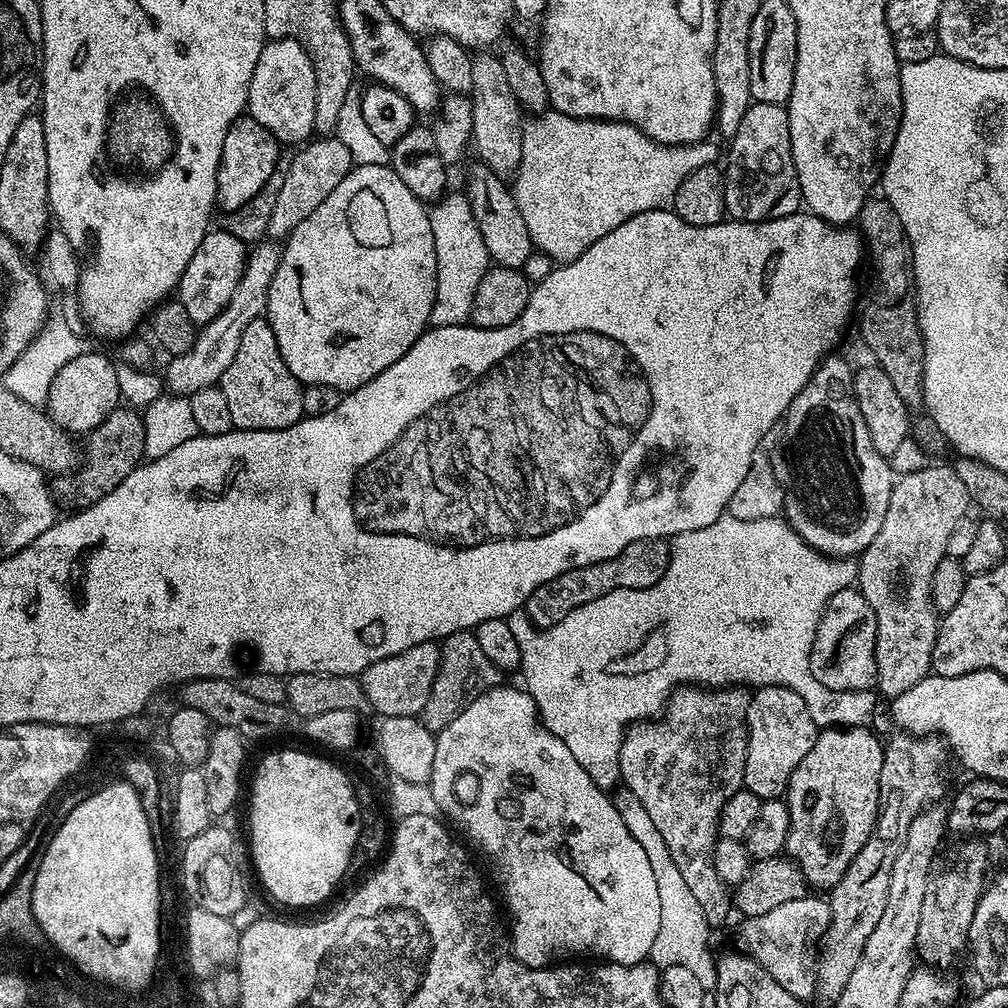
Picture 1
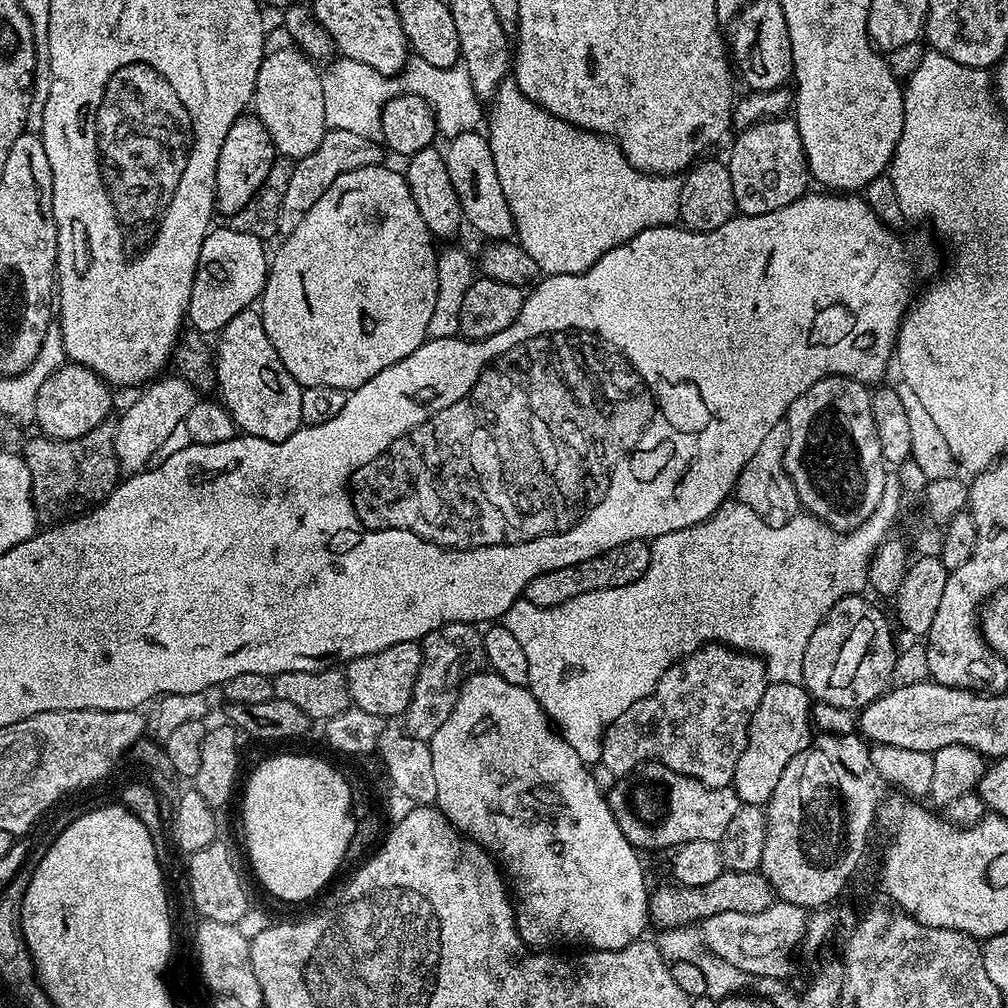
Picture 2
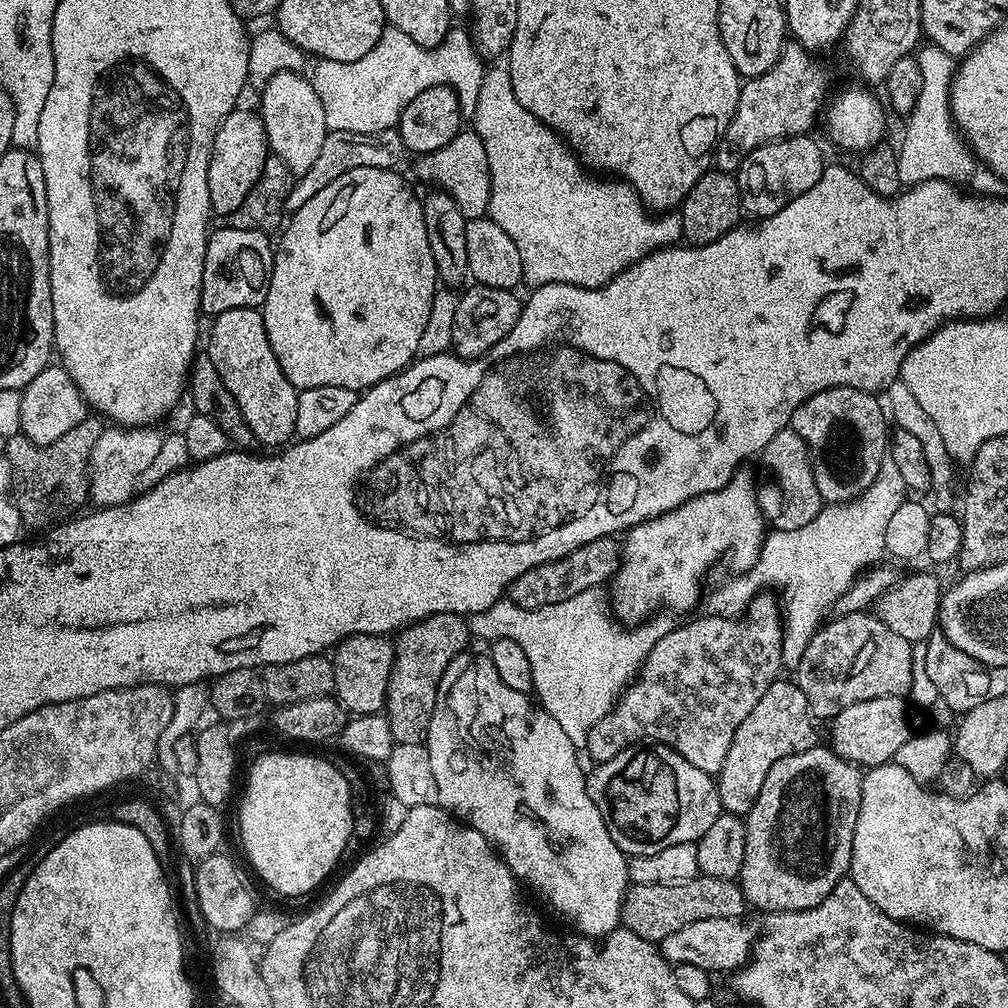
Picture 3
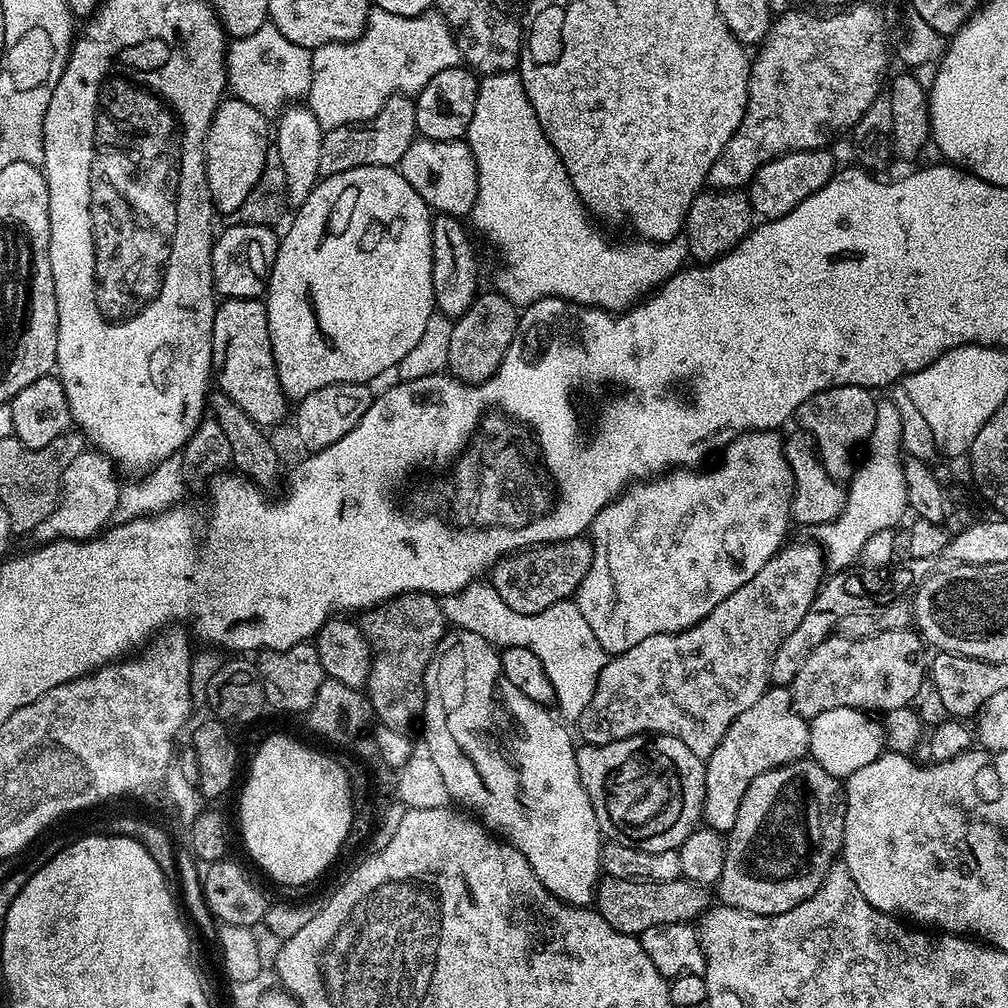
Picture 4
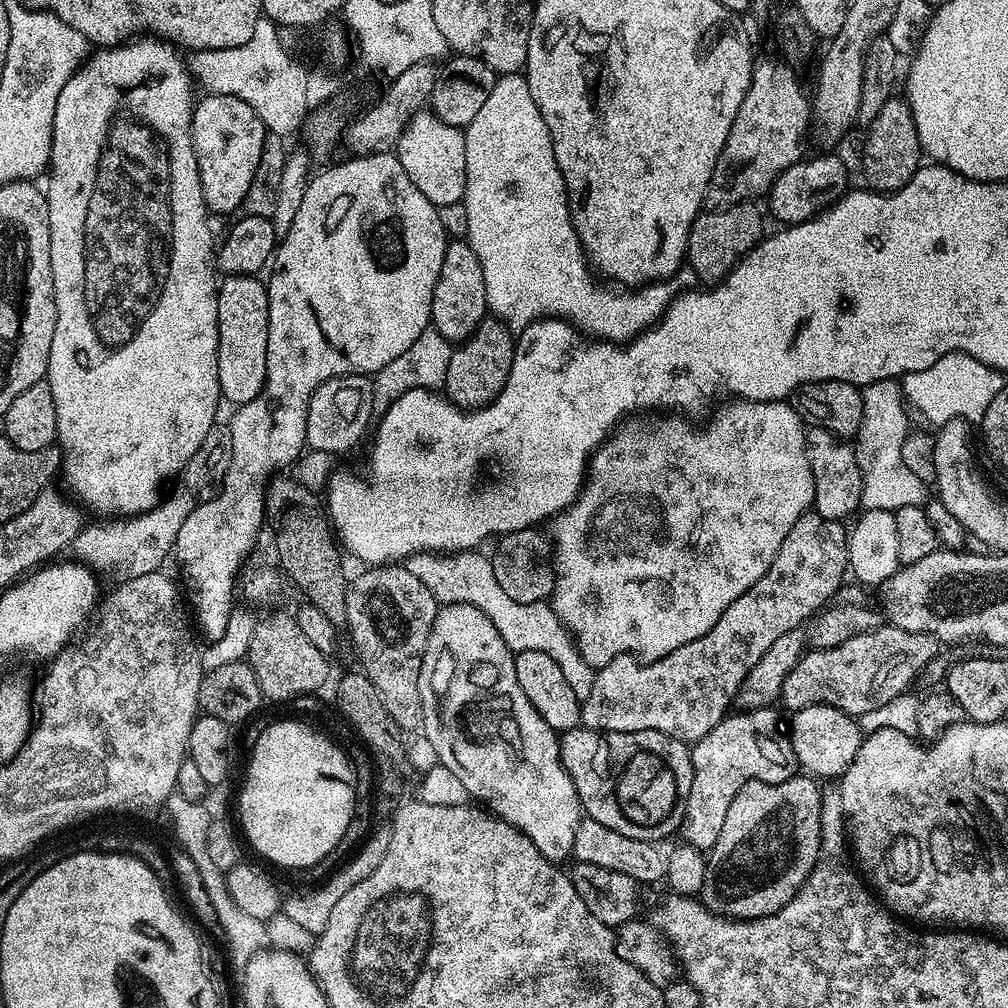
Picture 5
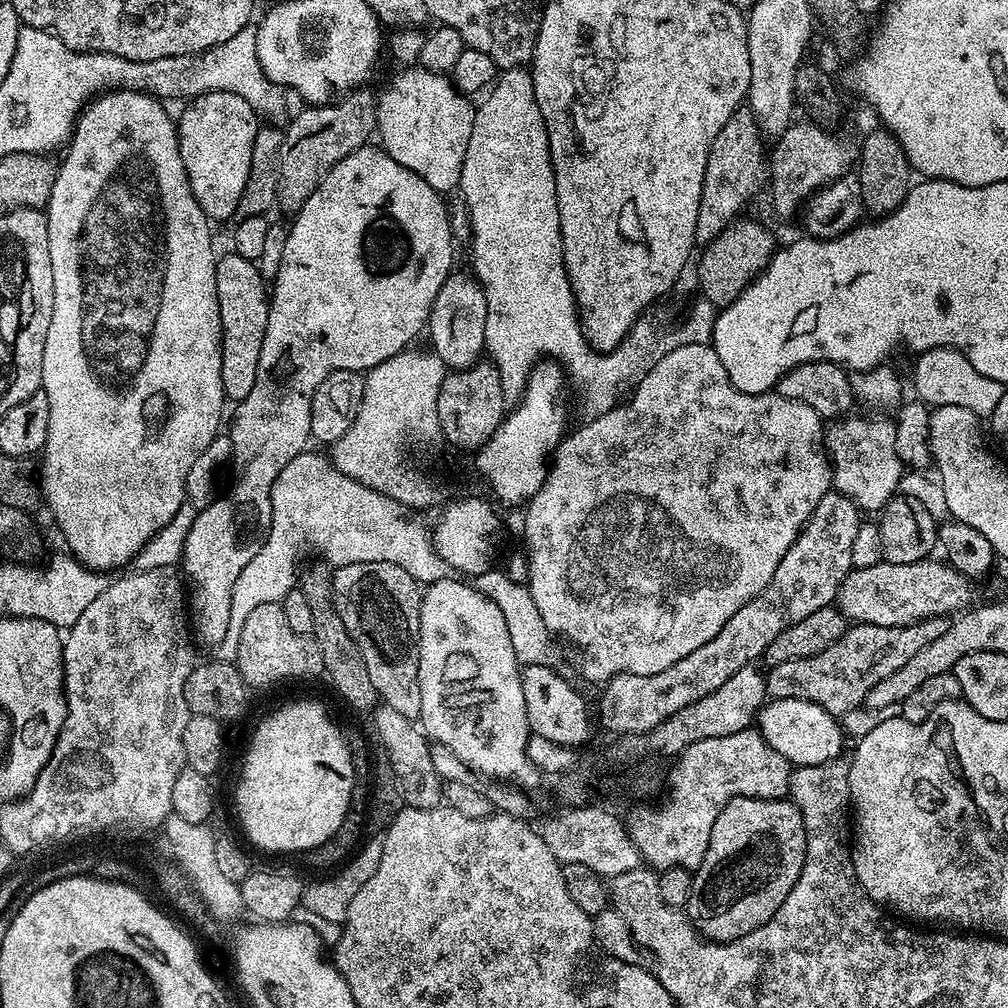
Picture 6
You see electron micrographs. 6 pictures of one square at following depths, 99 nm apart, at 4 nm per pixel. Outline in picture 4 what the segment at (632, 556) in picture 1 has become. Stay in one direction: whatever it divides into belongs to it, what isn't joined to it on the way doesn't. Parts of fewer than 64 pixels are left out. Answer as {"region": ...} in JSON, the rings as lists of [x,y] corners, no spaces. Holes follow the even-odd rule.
{"region":[[[575,536],[552,544],[538,544],[535,548],[525,548],[522,552],[502,557],[490,569],[490,583],[502,602],[513,606],[543,606],[573,599],[591,565],[591,539]]]}

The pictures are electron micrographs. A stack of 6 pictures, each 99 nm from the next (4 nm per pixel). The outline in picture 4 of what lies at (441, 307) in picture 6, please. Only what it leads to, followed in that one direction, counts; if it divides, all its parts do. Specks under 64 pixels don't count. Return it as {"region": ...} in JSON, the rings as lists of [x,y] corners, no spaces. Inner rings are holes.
{"region":[[[459,216],[432,217],[432,281],[436,308],[442,314],[458,317],[476,301],[481,291],[480,264],[476,261],[476,248],[464,229],[465,221]]]}

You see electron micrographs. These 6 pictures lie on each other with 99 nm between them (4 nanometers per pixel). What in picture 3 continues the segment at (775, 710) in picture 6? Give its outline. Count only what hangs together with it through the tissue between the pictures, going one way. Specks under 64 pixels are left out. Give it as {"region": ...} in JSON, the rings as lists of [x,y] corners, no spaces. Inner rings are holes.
{"region":[[[895,696],[870,698],[870,702],[854,702],[854,706],[846,706],[846,710],[830,721],[832,751],[864,770],[894,761],[902,744],[914,733],[914,728],[908,725],[908,708],[904,703],[901,697]]]}

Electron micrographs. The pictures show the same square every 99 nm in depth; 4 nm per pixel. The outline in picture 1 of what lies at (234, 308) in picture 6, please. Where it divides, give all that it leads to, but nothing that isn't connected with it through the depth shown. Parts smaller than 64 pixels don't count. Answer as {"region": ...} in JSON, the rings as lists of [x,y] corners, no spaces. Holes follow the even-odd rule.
{"region":[[[266,318],[250,322],[242,330],[242,342],[238,342],[238,354],[234,362],[222,374],[218,385],[230,405],[230,418],[236,430],[278,430],[294,426],[304,416],[302,398],[304,388],[290,374],[282,354],[278,350],[278,338]]]}

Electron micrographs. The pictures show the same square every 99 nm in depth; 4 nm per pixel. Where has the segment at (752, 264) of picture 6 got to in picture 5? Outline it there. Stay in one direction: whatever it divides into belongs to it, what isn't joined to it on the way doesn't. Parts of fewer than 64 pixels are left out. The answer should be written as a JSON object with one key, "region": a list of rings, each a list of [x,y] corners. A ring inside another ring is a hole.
{"region":[[[752,202],[731,204],[725,208],[701,211],[692,223],[688,239],[687,267],[692,269],[697,281],[712,286],[723,281],[732,267],[752,248],[760,243],[765,235],[764,220],[760,217],[757,205]]]}

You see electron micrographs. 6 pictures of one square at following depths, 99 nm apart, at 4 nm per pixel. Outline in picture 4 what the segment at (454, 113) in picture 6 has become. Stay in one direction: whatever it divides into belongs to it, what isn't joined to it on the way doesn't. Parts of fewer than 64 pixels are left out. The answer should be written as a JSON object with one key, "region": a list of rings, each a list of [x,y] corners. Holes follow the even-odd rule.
{"region":[[[413,140],[410,150],[402,154],[398,171],[418,194],[433,213],[441,216],[459,216],[468,218],[472,215],[474,198],[478,198],[478,166],[474,154],[464,140]]]}

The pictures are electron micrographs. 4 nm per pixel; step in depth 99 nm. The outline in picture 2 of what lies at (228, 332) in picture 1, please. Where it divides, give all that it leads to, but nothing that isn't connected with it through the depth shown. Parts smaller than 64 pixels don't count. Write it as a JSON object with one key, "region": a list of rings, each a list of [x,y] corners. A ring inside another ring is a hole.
{"region":[[[178,374],[161,375],[151,381],[143,389],[140,400],[136,400],[116,420],[116,437],[114,450],[120,463],[120,471],[124,474],[143,472],[153,463],[152,455],[160,448],[161,457],[178,454],[192,443],[190,430],[186,430],[184,419],[190,410],[194,410],[198,393],[190,382],[186,382]]]}

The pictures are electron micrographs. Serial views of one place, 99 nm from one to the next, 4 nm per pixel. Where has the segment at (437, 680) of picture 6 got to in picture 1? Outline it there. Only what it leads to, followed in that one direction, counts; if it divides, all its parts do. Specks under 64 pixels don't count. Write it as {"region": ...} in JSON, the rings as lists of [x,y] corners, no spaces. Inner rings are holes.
{"region":[[[520,686],[492,688],[478,698],[474,698],[474,702],[470,702],[470,706],[466,706],[466,710],[462,710],[462,714],[458,714],[458,718],[450,722],[450,726],[435,733],[435,737],[434,766],[430,781],[434,802],[441,813],[445,812],[443,815],[449,821],[452,819],[464,831],[463,839],[469,845],[472,843],[488,859],[488,864],[492,867],[492,876],[496,879],[501,894],[504,895],[505,906],[508,907],[506,920],[510,925],[510,947],[516,960],[525,964],[527,968],[547,968],[565,958],[580,958],[583,957],[580,956],[583,952],[593,952],[596,955],[593,957],[603,958],[610,964],[645,963],[649,959],[654,938],[657,937],[658,925],[661,923],[657,883],[654,882],[649,859],[646,858],[642,847],[638,846],[637,839],[626,830],[621,815],[612,804],[611,795],[605,789],[599,788],[594,778],[590,778],[590,774],[586,774],[586,770],[578,766],[574,754],[566,750],[566,742],[550,734],[548,729],[540,723],[536,703],[532,701],[527,691]]]}

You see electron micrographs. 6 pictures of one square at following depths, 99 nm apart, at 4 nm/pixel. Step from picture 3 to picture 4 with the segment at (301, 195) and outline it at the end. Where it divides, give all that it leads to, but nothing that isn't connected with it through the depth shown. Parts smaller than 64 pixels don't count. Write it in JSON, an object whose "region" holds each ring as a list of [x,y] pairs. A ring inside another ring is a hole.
{"region":[[[407,95],[392,96],[372,120],[367,120],[359,126],[343,125],[341,128],[325,131],[321,138],[318,170],[321,177],[326,177],[354,170],[358,166],[390,168],[399,165],[402,154],[410,150],[417,136],[415,103]]]}

